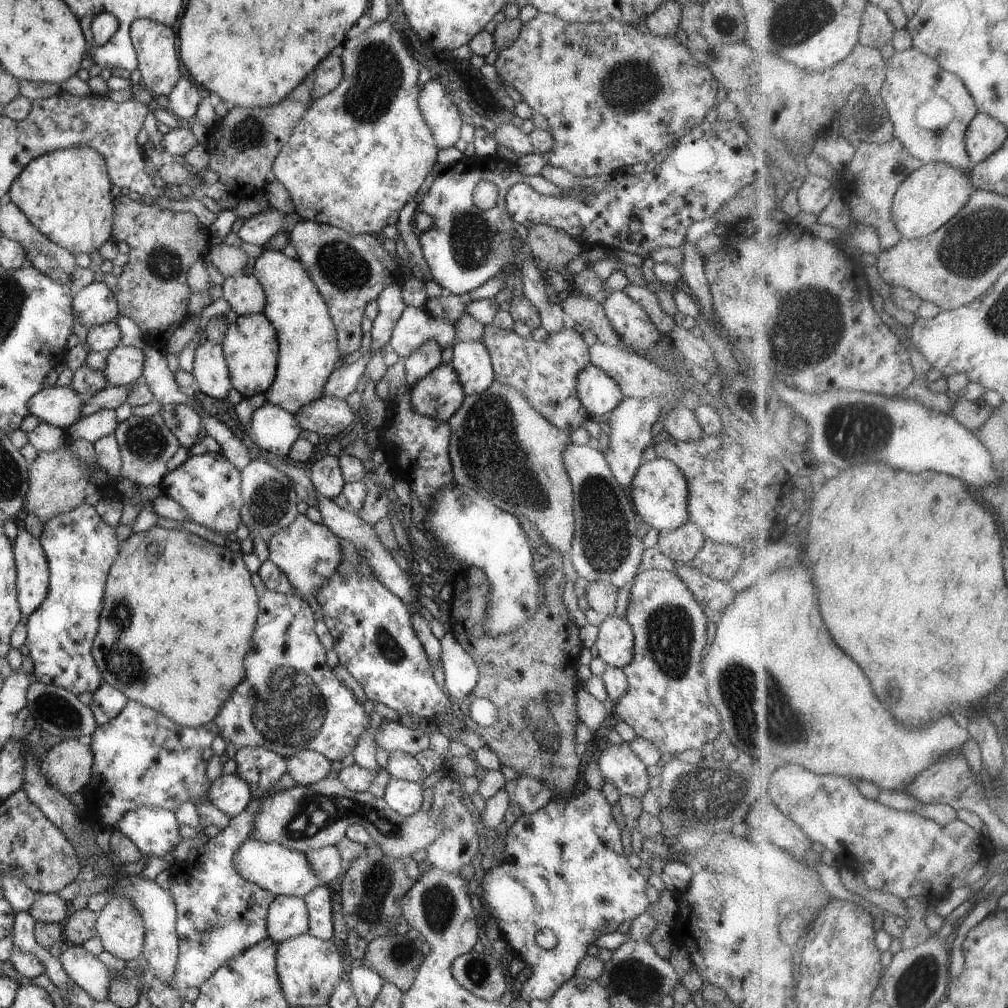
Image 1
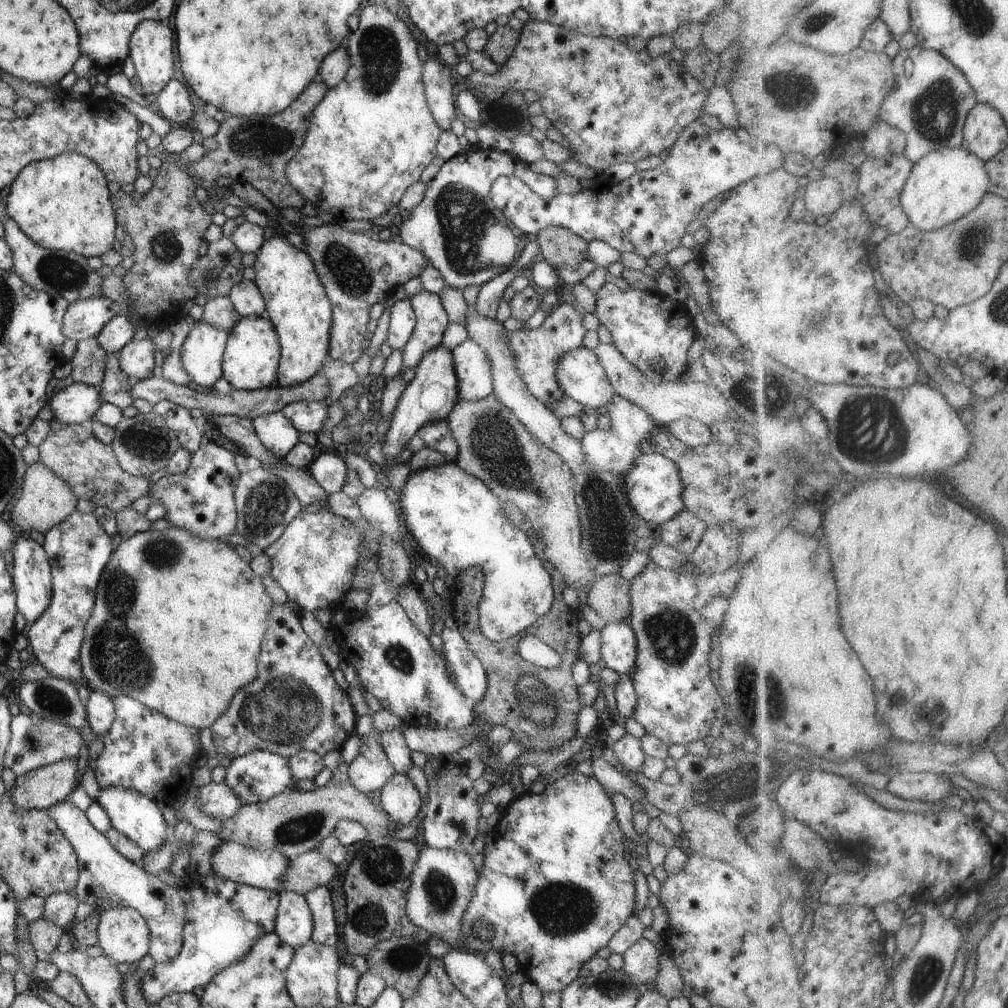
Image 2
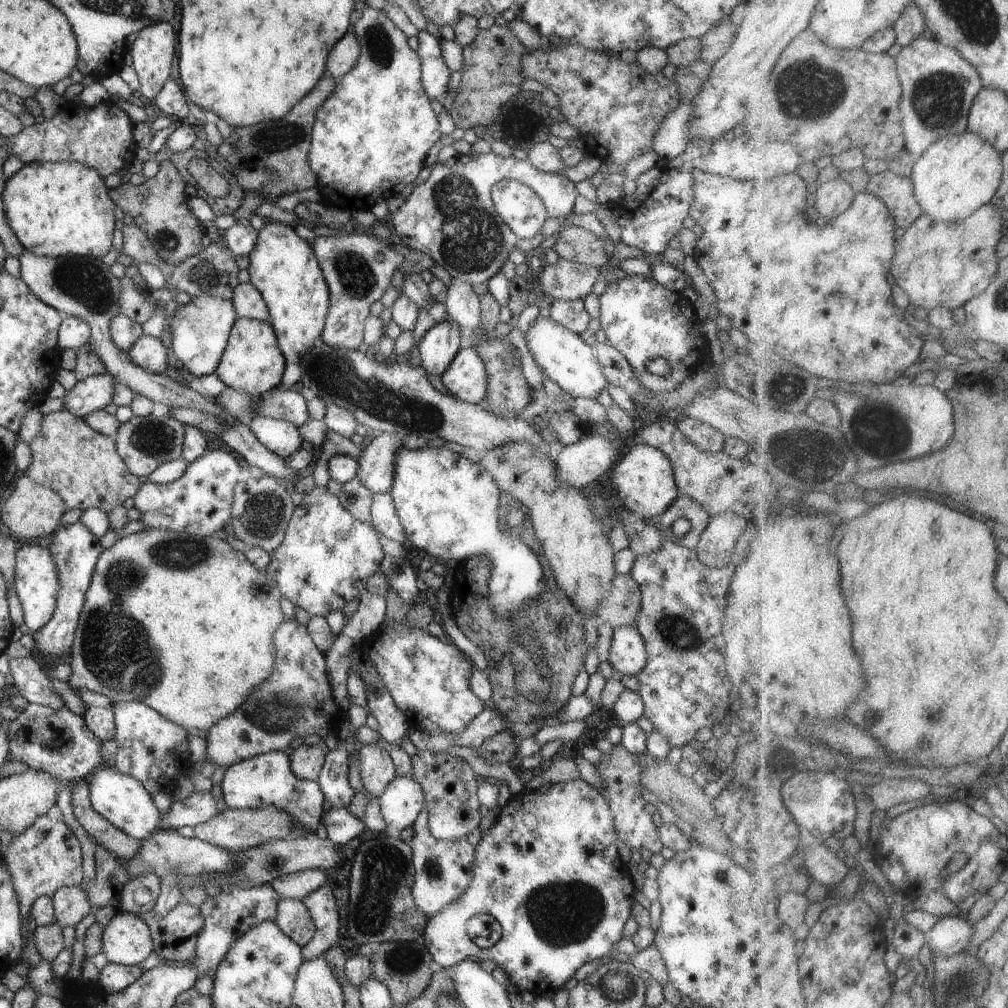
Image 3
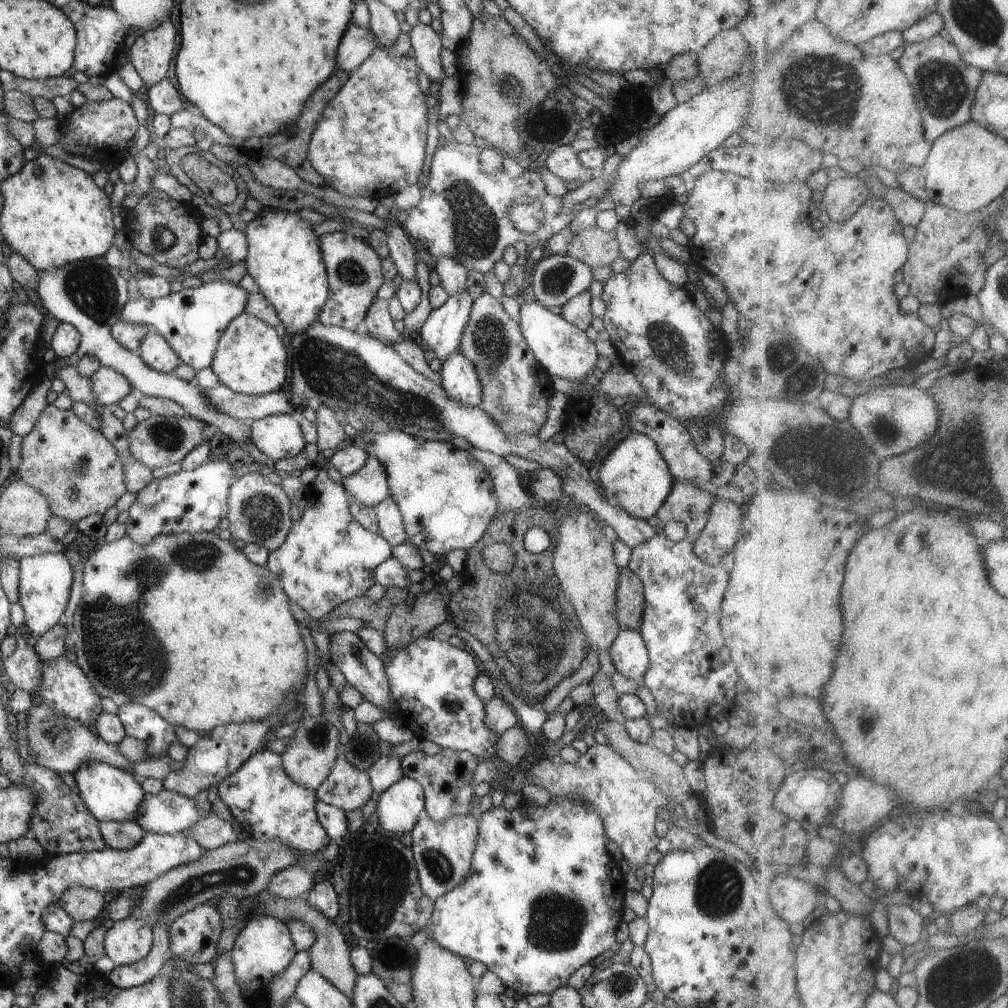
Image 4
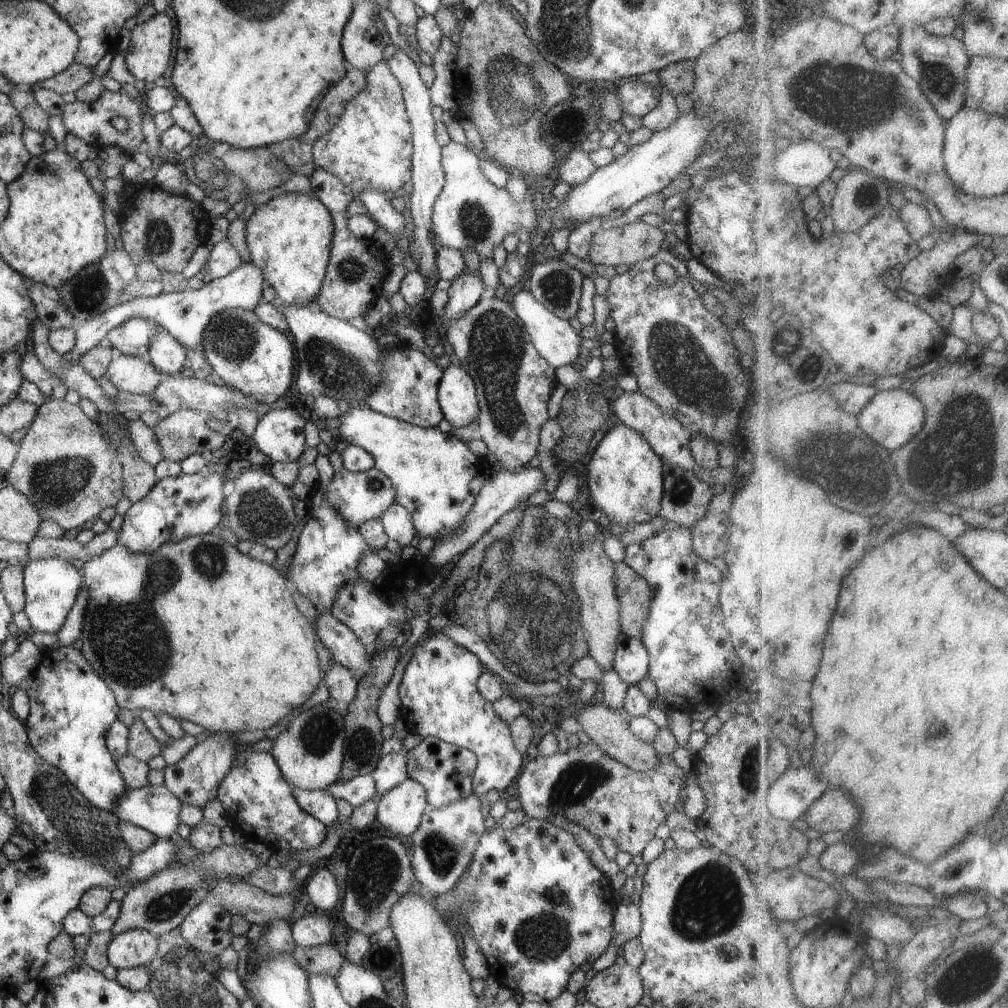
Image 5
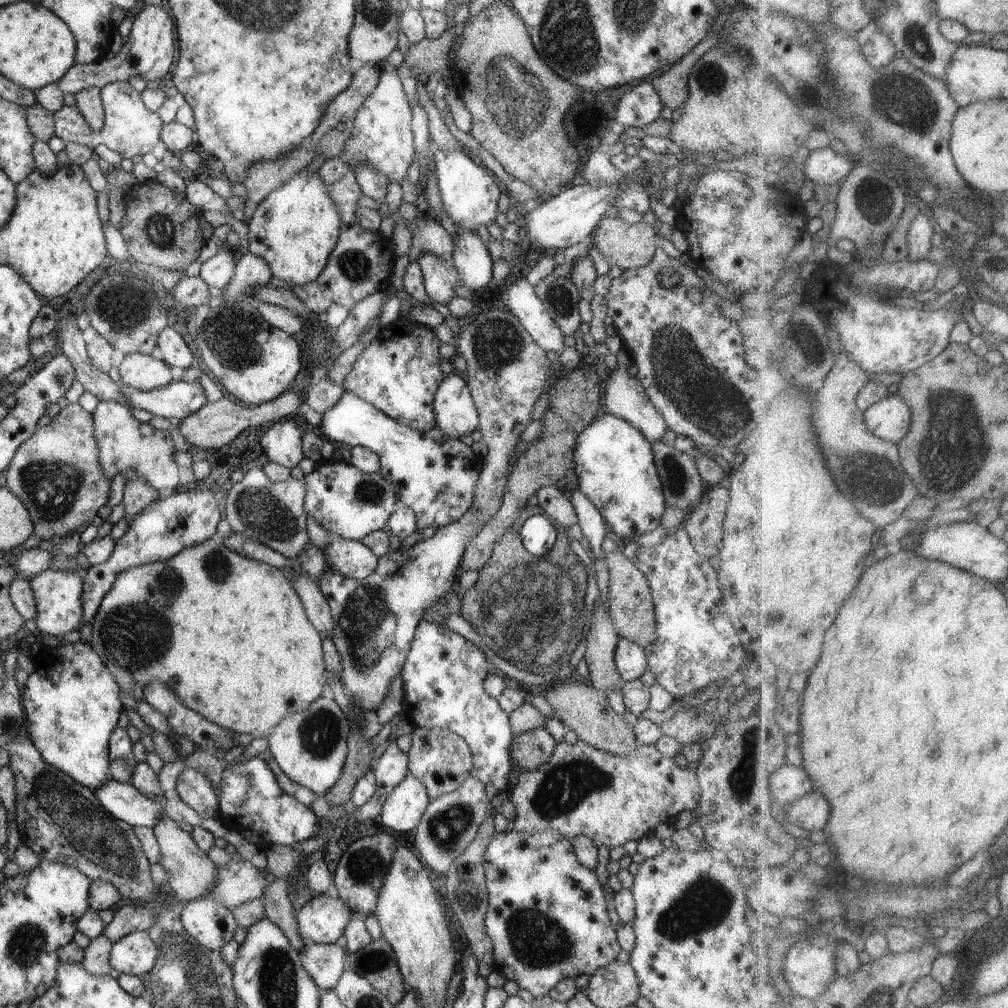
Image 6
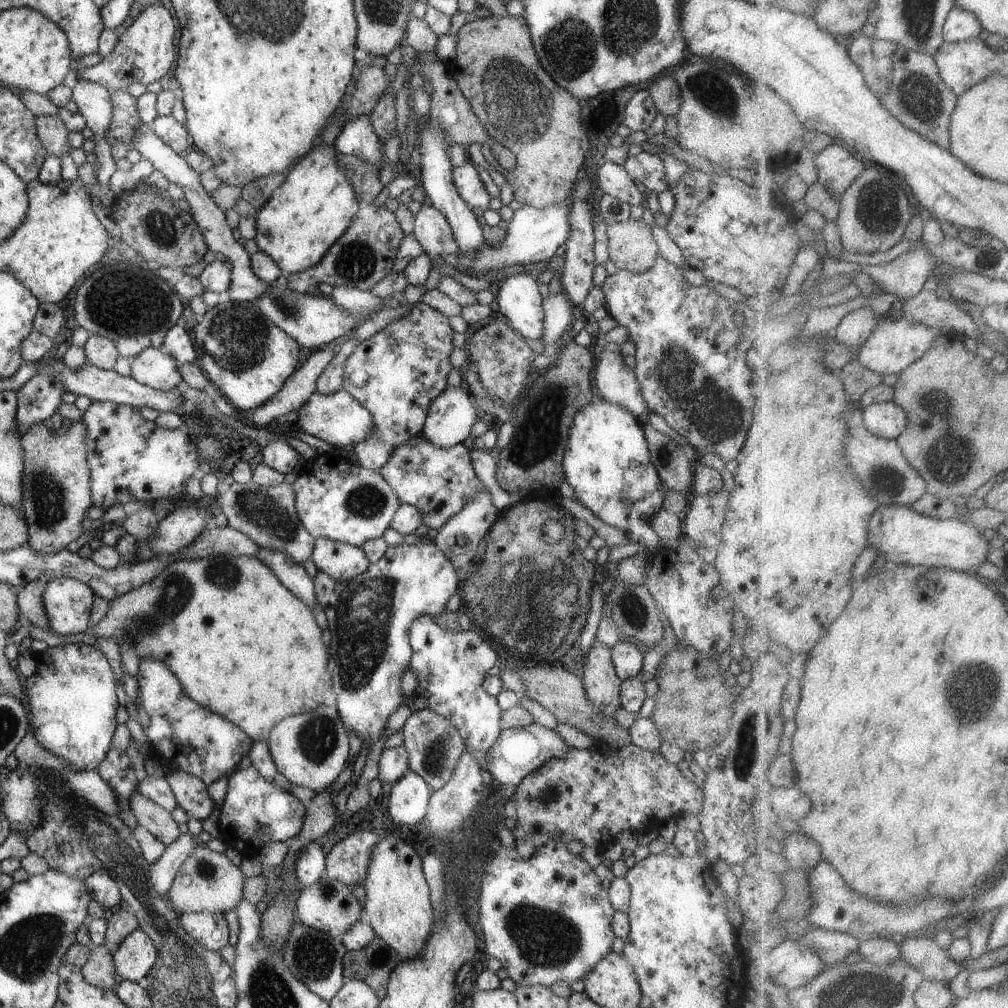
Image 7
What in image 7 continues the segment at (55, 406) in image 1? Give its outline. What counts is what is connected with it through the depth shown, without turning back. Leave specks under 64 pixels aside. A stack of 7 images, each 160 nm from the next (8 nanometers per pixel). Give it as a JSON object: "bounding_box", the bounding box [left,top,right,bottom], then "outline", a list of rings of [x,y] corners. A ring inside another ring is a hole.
{"bounding_box":[131,347,183,392],"outline":[[[148,347],[132,358],[131,377],[143,385],[162,392],[183,385],[179,365],[174,357],[154,347]]]}

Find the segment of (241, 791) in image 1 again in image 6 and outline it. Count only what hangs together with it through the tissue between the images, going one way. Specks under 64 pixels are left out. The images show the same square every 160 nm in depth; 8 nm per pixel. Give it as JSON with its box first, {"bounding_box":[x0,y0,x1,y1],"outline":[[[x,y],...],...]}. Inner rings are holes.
{"bounding_box":[95,779,165,827],"outline":[[[108,779],[102,787],[95,788],[95,797],[103,810],[116,820],[133,827],[152,827],[165,816],[164,803],[144,796],[130,783]]]}

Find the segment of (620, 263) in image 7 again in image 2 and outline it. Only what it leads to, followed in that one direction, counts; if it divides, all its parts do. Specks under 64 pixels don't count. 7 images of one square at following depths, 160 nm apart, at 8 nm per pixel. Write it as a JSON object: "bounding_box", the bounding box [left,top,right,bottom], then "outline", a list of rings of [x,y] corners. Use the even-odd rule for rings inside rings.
{"bounding_box":[536,226,589,269],"outline":[[[548,226],[538,232],[536,242],[544,260],[554,269],[560,266],[575,269],[587,259],[589,242],[574,235],[568,228]]]}

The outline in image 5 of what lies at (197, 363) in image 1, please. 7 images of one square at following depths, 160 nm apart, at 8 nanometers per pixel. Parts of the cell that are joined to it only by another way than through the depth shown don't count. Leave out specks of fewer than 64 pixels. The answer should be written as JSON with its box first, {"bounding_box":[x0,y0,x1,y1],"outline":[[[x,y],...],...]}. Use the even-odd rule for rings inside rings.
{"bounding_box":[64,262,266,362],"outline":[[[242,262],[238,268],[230,272],[227,276],[218,279],[212,279],[199,290],[189,290],[178,293],[167,293],[156,297],[136,297],[131,301],[124,301],[102,314],[97,314],[94,318],[88,318],[86,322],[76,327],[76,344],[74,348],[64,354],[66,360],[70,362],[79,362],[80,356],[86,354],[98,345],[106,341],[108,332],[124,324],[132,318],[144,318],[144,320],[154,320],[161,330],[164,330],[174,336],[186,350],[201,350],[204,352],[204,334],[206,326],[210,320],[220,312],[227,309],[241,309],[254,311],[258,304],[261,304],[262,292],[266,284],[262,272],[252,264],[252,262]]]}

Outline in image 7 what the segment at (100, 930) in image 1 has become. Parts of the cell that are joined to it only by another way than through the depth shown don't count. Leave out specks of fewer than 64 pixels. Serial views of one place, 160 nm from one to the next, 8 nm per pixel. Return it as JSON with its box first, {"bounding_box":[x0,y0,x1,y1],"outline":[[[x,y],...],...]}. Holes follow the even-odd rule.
{"bounding_box":[113,928,158,983],"outline":[[[140,928],[132,931],[113,952],[116,974],[138,983],[150,972],[158,951],[152,939]]]}

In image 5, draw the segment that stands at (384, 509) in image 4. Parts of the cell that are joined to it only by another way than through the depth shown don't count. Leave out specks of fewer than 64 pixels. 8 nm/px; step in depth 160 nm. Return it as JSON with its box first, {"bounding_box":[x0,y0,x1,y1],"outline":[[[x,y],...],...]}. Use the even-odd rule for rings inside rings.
{"bounding_box":[379,504,417,547],"outline":[[[392,504],[392,506],[380,516],[379,521],[388,539],[395,540],[401,547],[416,542],[417,534],[410,518],[410,512],[400,504]]]}

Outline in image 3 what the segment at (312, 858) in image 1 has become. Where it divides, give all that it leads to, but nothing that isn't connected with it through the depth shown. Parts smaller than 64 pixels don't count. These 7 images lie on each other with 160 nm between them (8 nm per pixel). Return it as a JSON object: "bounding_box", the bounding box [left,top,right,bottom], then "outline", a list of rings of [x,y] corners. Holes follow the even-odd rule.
{"bounding_box":[270,869,326,900],"outline":[[[307,869],[285,876],[278,876],[270,882],[280,899],[304,900],[314,890],[326,884],[326,872]]]}

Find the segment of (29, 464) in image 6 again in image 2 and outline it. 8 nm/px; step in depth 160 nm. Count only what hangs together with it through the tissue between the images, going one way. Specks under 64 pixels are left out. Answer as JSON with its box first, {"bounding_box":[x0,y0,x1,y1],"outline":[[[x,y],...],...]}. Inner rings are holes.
{"bounding_box":[37,420,150,513],"outline":[[[60,420],[50,421],[50,433],[37,448],[40,461],[62,480],[66,480],[78,499],[91,499],[97,507],[104,506],[118,513],[131,506],[141,496],[150,494],[150,480],[134,477],[122,470],[112,451],[111,444],[102,444],[96,436],[88,434],[80,424],[64,424]]]}

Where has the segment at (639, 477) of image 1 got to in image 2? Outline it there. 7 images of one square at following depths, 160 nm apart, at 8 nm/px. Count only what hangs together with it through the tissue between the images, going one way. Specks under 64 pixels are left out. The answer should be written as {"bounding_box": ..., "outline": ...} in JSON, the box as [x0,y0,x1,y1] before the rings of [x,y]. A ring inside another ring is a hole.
{"bounding_box":[623,453,685,525],"outline":[[[659,453],[641,454],[634,467],[623,478],[623,491],[633,512],[647,524],[662,525],[685,509],[681,495],[682,482],[674,462]]]}

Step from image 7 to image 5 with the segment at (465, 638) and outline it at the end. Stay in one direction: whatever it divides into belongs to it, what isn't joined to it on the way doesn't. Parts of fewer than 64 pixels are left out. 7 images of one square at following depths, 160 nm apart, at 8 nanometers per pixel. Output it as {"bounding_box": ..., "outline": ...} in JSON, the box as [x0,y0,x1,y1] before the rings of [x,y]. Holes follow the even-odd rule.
{"bounding_box":[399,634,522,798],"outline":[[[434,634],[417,646],[416,655],[404,670],[399,685],[399,696],[402,704],[402,718],[408,725],[409,732],[417,733],[424,738],[432,736],[443,742],[466,748],[478,758],[478,764],[472,774],[473,792],[480,798],[491,790],[504,791],[520,774],[522,756],[512,740],[509,724],[496,716],[492,703],[479,695],[477,681],[486,669],[480,660],[458,644],[454,644],[444,634]]]}

